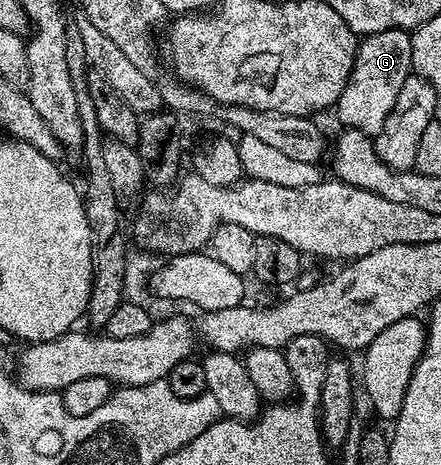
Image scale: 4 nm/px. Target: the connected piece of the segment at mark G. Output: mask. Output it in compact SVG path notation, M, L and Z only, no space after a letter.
M393 28L367 36L359 43L354 69L336 105L336 113L346 128L355 128L371 138L384 130L384 122L388 122L388 114L392 114L396 98L404 86L404 78L412 75L410 38L407 29Z

